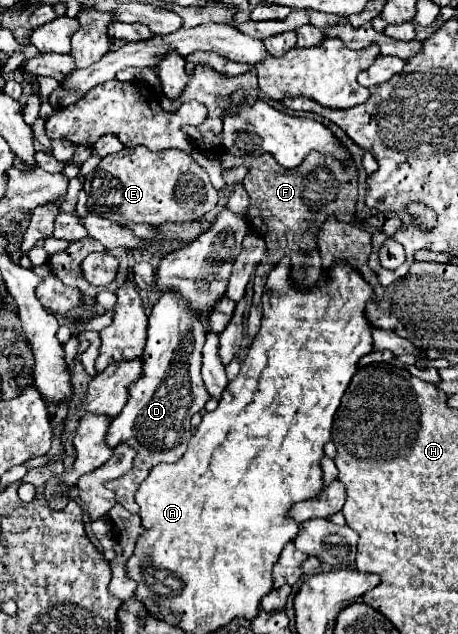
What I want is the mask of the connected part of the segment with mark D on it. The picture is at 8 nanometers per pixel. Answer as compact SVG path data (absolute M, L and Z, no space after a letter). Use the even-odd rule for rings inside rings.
M165 292L161 294L161 298L157 300L157 304L153 306L151 310L151 316L149 316L149 326L147 326L147 344L143 348L143 354L141 354L141 362L143 362L143 368L141 368L141 378L135 380L133 384L129 384L129 400L125 404L125 408L121 410L121 414L117 418L111 420L109 424L109 430L107 430L107 436L105 436L105 442L109 448L115 448L119 444L127 444L131 446L137 456L135 456L135 462L133 462L133 468L119 476L117 480L111 480L107 482L107 488L115 492L117 496L117 502L129 510L131 514L137 514L139 512L139 506L135 504L133 496L139 488L139 484L149 476L149 470L155 466L155 464L161 464L161 462L177 462L185 448L187 448L187 442L191 438L191 416L201 412L207 404L207 400L211 398L203 386L203 380L201 380L201 348L203 348L203 342L205 342L205 326L201 324L201 320L187 308L187 302L183 298L179 298L175 292Z

